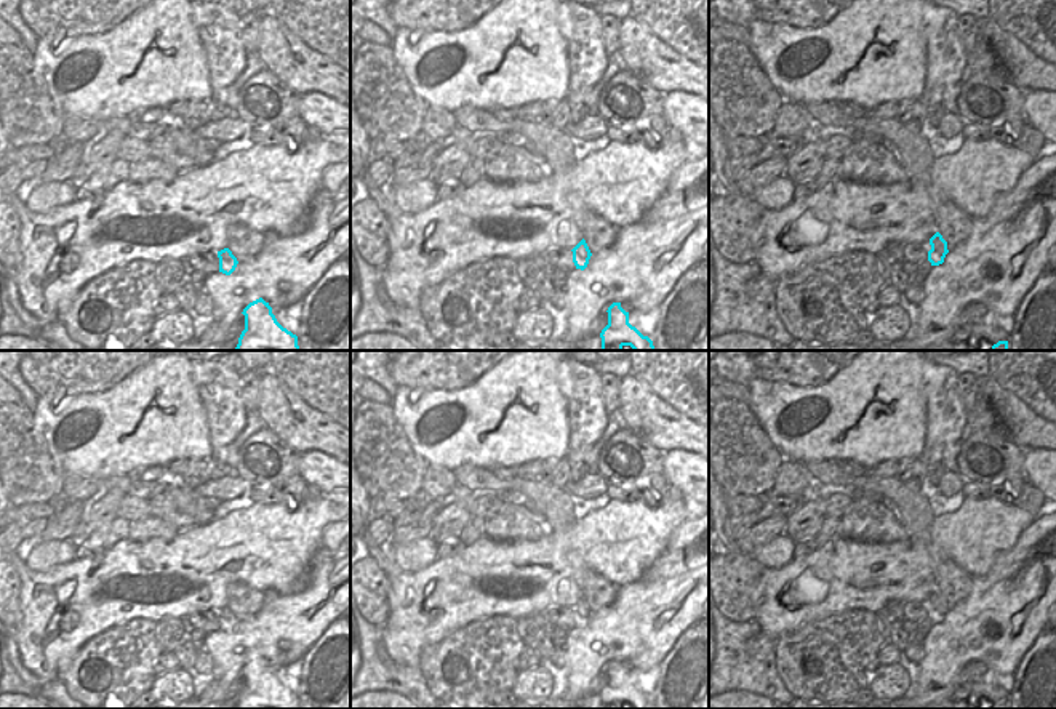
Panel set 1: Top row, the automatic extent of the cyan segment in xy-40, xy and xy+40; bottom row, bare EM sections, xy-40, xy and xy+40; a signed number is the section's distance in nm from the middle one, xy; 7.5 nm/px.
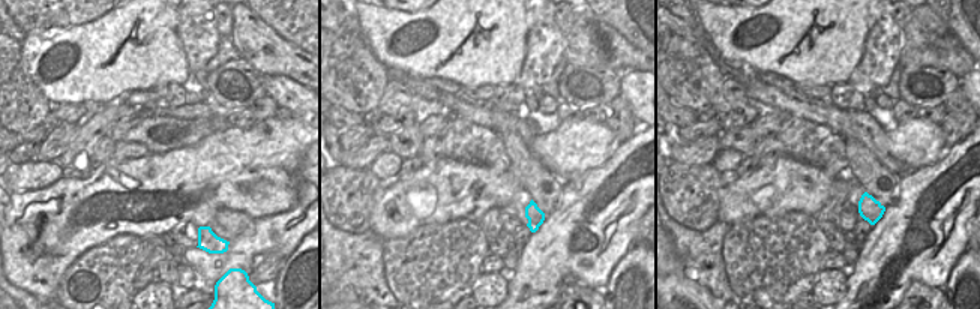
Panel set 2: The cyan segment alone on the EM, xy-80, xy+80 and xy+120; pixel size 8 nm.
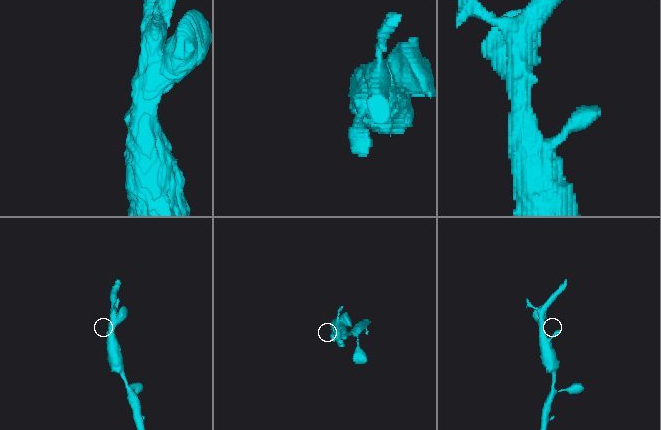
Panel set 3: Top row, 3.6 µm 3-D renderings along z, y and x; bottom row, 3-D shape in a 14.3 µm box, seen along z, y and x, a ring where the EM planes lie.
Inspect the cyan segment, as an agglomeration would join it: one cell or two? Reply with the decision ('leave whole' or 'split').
leave whole

